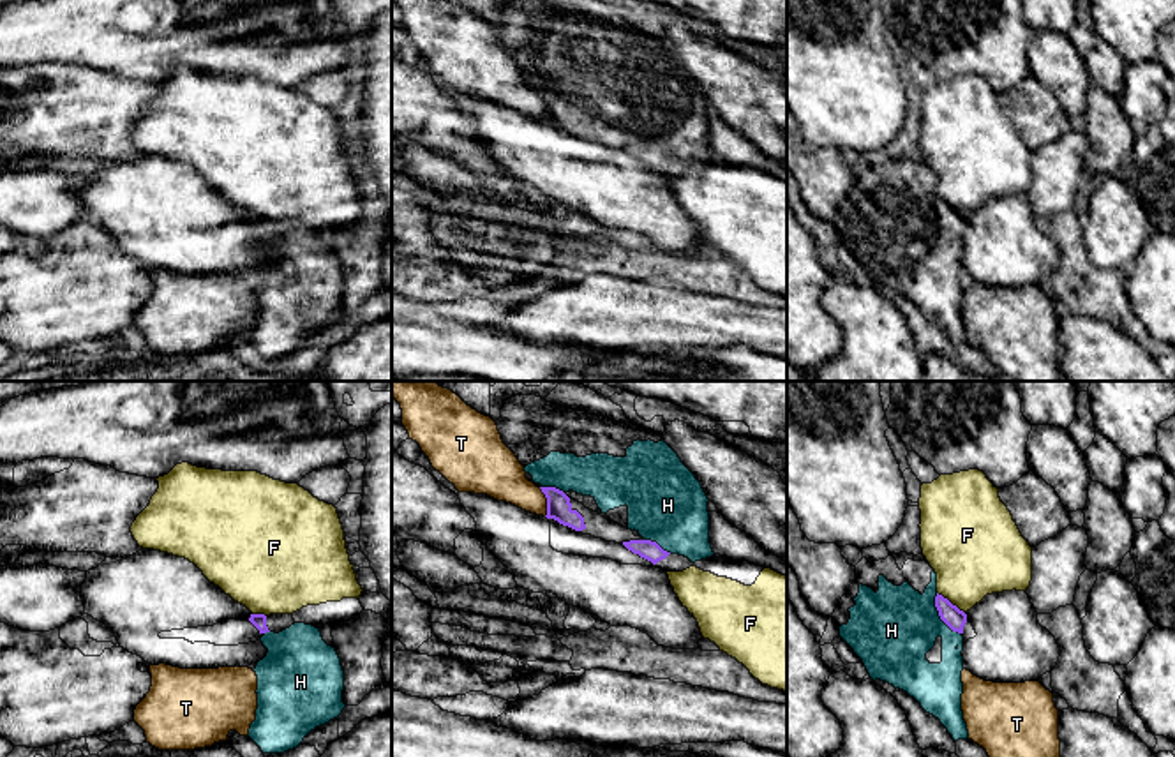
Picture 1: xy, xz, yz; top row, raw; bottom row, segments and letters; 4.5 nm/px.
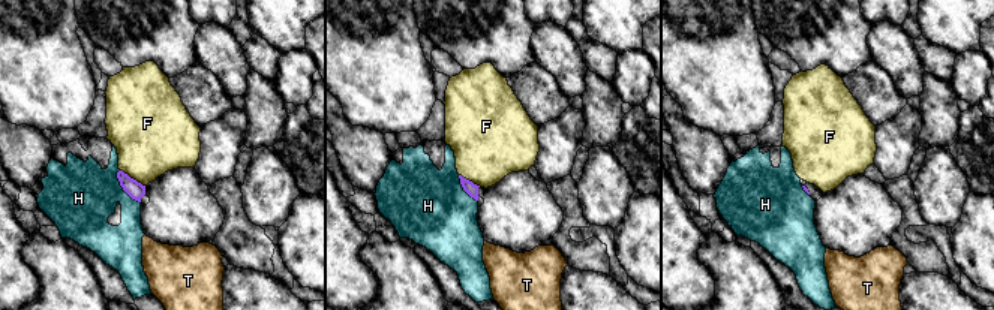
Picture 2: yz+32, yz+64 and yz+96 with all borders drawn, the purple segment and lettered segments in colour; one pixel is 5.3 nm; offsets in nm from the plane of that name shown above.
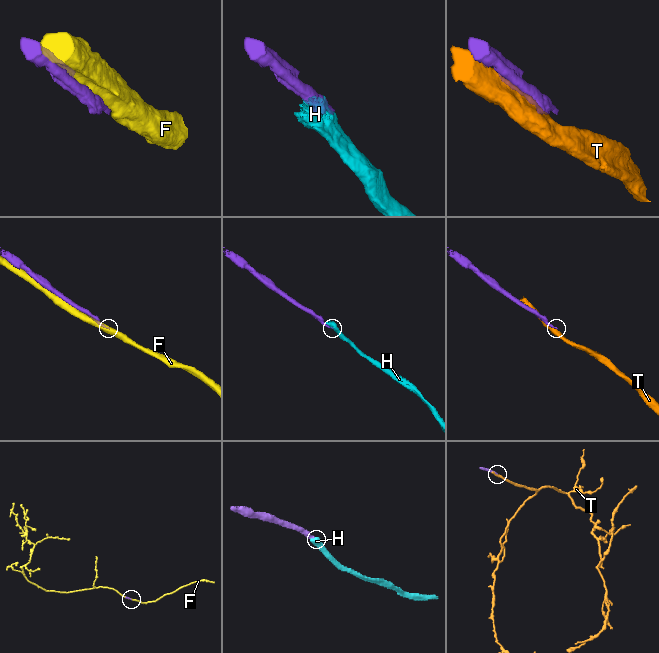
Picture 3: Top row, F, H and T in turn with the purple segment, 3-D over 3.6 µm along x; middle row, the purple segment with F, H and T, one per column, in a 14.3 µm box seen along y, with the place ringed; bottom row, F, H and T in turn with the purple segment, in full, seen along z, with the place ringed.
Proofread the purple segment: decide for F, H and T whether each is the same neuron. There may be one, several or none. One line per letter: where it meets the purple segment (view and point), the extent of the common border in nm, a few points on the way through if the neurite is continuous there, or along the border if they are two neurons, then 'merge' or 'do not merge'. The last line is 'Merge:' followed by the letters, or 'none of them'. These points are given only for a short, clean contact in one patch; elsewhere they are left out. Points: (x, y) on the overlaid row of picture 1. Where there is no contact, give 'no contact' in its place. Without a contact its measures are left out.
F: yz (950, 602) | 160 nm | do not merge
H: yz (939, 614) | 220 nm | merge
T: xz (547, 502) | 140 nm | do not merge
Merge: H

